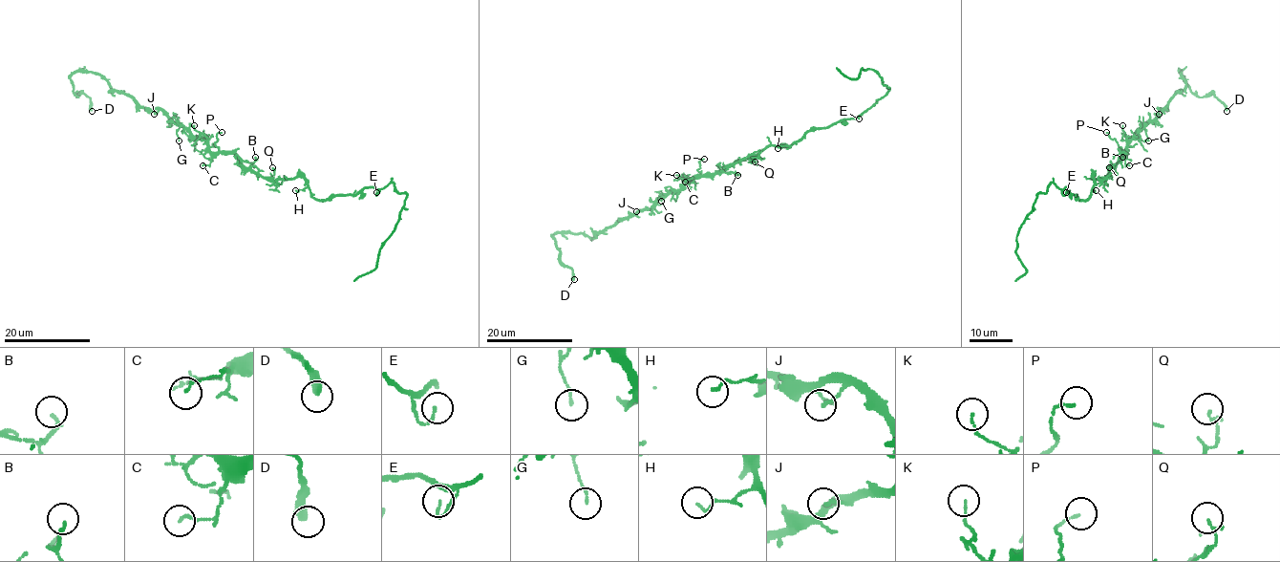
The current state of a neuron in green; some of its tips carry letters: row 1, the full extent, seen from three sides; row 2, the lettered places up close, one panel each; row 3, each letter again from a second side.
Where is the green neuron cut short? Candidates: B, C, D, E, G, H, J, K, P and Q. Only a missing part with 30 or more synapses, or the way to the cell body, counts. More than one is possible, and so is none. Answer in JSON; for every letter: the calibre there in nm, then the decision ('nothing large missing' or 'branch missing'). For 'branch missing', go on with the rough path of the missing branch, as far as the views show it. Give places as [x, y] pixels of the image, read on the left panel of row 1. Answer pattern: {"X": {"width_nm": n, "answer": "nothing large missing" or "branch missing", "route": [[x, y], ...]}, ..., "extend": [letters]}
{"B": {"width_nm": 160, "answer": "nothing large missing"}, "C": {"width_nm": 110, "answer": "nothing large missing"}, "D": {"width_nm": 380, "answer": "nothing large missing"}, "E": {"width_nm": 110, "answer": "nothing large missing"}, "G": {"width_nm": 110, "answer": "nothing large missing"}, "H": {"width_nm": 110, "answer": "nothing large missing"}, "J": {"width_nm": 130, "answer": "nothing large missing"}, "K": {"width_nm": 80, "answer": "nothing large missing"}, "P": {"width_nm": 80, "answer": "nothing large missing"}, "Q": {"width_nm": 130, "answer": "nothing large missing"}, "extend": []}

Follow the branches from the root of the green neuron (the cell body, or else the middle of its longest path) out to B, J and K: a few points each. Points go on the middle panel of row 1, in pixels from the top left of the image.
B: (738, 161), (724, 169), (737, 175)
J: (738, 161), (715, 174), (694, 176), (679, 189), (672, 189), (662, 196), (650, 207), (636, 211)
K: (738, 161), (715, 174), (697, 175), (691, 179), (676, 175)

